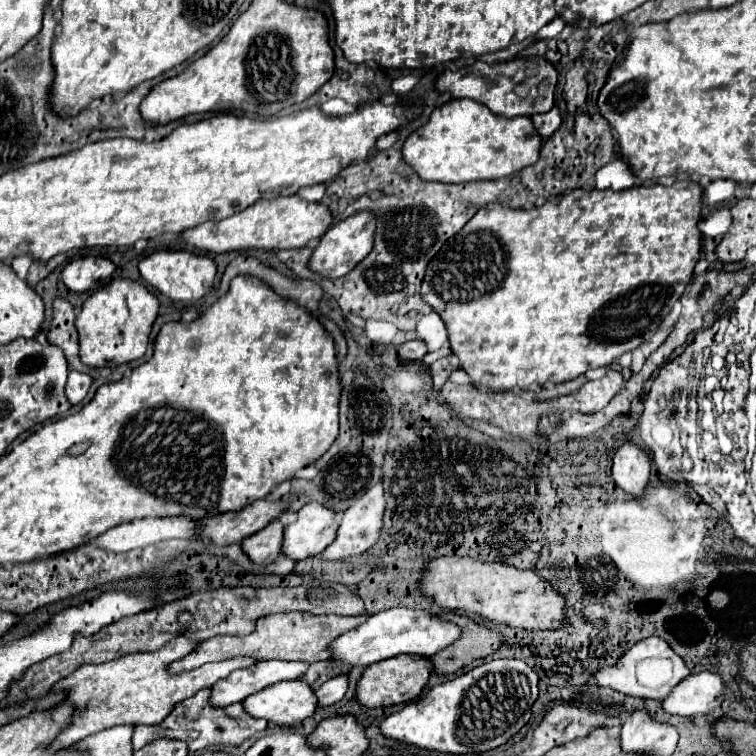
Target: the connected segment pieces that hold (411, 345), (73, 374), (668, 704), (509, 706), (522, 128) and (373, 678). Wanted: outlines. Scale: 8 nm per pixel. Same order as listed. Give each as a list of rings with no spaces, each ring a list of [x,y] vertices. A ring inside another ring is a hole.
[[[411,340],[397,348],[399,358],[403,360],[421,360],[427,354],[427,344],[423,340]]]
[[[71,370],[69,372],[69,380],[67,380],[67,388],[65,388],[65,394],[69,398],[71,404],[77,404],[81,402],[85,396],[87,396],[87,390],[91,386],[93,378],[85,372],[77,372],[77,370]]]
[[[705,670],[681,680],[663,700],[663,708],[665,712],[679,716],[705,716],[721,708],[723,694],[723,678],[717,672]]]
[[[489,660],[467,674],[455,676],[453,680],[431,688],[427,694],[403,706],[399,712],[387,716],[381,722],[381,734],[427,750],[439,750],[449,754],[481,754],[495,750],[531,720],[531,706],[537,700],[537,680],[537,672],[523,660]]]
[[[463,98],[463,100],[451,100],[443,104],[439,110],[433,110],[429,122],[405,140],[403,158],[405,162],[409,162],[409,166],[413,166],[413,170],[423,180],[461,184],[461,182],[471,182],[471,180],[495,180],[495,178],[505,178],[505,176],[515,174],[531,166],[533,162],[537,162],[541,144],[543,140],[535,132],[529,116],[515,116],[515,118],[497,116],[489,108],[485,108],[481,102],[471,102]]]
[[[399,654],[389,660],[381,660],[381,662],[365,668],[365,672],[357,684],[357,700],[359,700],[359,704],[363,704],[367,708],[381,708],[381,706],[409,702],[421,694],[421,690],[429,682],[431,674],[433,674],[433,662],[427,656]]]

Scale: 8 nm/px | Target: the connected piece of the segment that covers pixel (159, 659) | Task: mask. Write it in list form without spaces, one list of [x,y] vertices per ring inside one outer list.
[[[181,636],[161,646],[155,652],[133,652],[103,664],[81,666],[71,676],[57,682],[53,690],[65,690],[67,700],[73,702],[77,710],[73,714],[71,726],[57,736],[51,750],[57,750],[61,746],[71,746],[81,738],[87,738],[89,734],[95,734],[119,724],[161,724],[171,714],[173,706],[177,706],[185,698],[191,698],[193,694],[197,694],[197,690],[211,688],[213,682],[217,682],[219,678],[227,678],[233,670],[243,670],[257,664],[255,658],[231,658],[215,664],[205,664],[191,672],[185,670],[185,672],[171,674],[169,666],[175,660],[181,660],[187,654],[195,652],[197,646],[199,646],[199,640],[193,642],[191,638]]]

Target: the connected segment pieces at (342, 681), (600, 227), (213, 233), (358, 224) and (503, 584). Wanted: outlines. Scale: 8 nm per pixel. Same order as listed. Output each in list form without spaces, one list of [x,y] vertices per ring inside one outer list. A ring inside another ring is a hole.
[[[343,674],[343,676],[335,676],[335,678],[327,680],[323,686],[319,686],[315,690],[319,706],[323,708],[323,706],[331,706],[331,704],[339,702],[347,692],[347,684],[349,684],[349,678]]]
[[[675,180],[673,186],[661,186],[661,184],[655,186],[639,186],[639,188],[633,186],[623,192],[571,190],[531,210],[513,210],[501,204],[487,204],[479,208],[479,212],[463,226],[461,232],[449,238],[449,242],[427,266],[423,286],[421,286],[421,298],[447,324],[453,354],[459,358],[461,368],[473,378],[473,384],[477,388],[487,386],[497,392],[507,392],[513,390],[515,386],[521,390],[531,390],[533,386],[543,386],[545,382],[553,382],[553,384],[567,382],[585,374],[591,368],[609,366],[621,354],[637,348],[645,338],[645,334],[659,328],[661,320],[681,298],[685,286],[693,276],[693,268],[701,258],[701,232],[697,224],[703,218],[703,202],[701,202],[703,188],[693,180]]]
[[[299,196],[289,198],[273,198],[261,200],[249,206],[249,210],[241,214],[233,214],[233,218],[225,218],[221,222],[205,222],[193,230],[185,230],[181,236],[187,244],[203,250],[203,252],[233,252],[243,248],[263,248],[263,250],[285,250],[285,248],[303,248],[311,240],[321,238],[333,224],[333,214],[325,204],[307,202]]]
[[[355,212],[353,216],[349,216],[343,222],[335,224],[319,240],[317,248],[313,250],[313,256],[309,260],[311,270],[315,270],[317,274],[327,276],[327,278],[341,278],[341,276],[345,276],[349,270],[353,270],[353,266],[357,266],[361,260],[365,260],[369,256],[369,252],[373,250],[375,224],[377,224],[377,218],[375,218],[373,212]]]
[[[443,556],[429,562],[419,588],[439,606],[481,614],[491,622],[505,622],[525,630],[557,630],[565,624],[565,598],[533,570],[519,570],[501,562],[481,562],[463,556]]]

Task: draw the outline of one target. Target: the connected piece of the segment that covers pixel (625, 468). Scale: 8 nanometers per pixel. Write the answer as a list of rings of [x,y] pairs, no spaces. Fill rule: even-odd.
[[[625,442],[613,454],[613,480],[619,488],[633,496],[641,496],[649,480],[651,458],[639,446]]]

